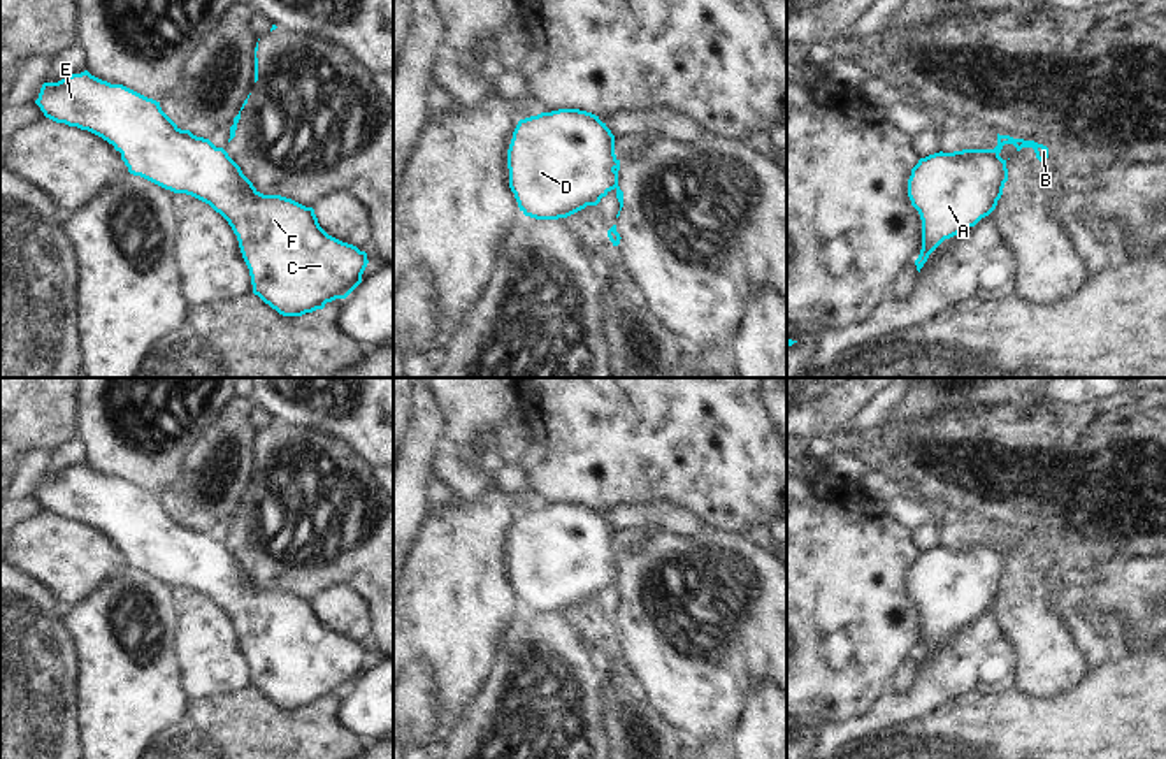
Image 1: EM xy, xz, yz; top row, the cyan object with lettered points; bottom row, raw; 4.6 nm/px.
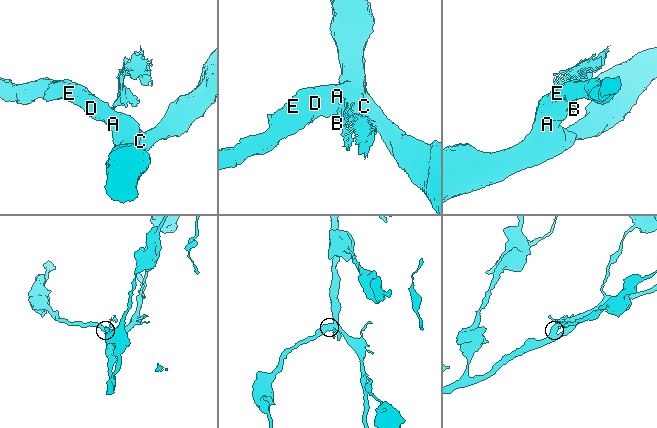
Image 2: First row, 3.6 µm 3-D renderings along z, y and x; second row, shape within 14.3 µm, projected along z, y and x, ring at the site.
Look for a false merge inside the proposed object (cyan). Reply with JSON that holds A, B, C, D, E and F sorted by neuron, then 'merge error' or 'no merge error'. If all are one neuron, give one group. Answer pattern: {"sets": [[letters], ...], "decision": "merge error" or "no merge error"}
{"sets": [["A", "C", "D", "E", "F"], ["B"]], "decision": "merge error"}

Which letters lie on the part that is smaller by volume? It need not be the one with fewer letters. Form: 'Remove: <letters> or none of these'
Remove: B

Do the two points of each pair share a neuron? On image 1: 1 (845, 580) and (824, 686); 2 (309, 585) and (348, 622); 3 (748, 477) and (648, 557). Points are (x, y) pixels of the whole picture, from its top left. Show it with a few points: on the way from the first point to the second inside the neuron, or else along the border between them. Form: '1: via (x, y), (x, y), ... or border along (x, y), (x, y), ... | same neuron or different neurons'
1: via (833, 607), (833, 633), (822, 647), (822, 659) | same neuron
2: border along (362, 596), (348, 585), (334, 585), (313, 601) | different neurons
3: border along (706, 522), (743, 534) | different neurons

